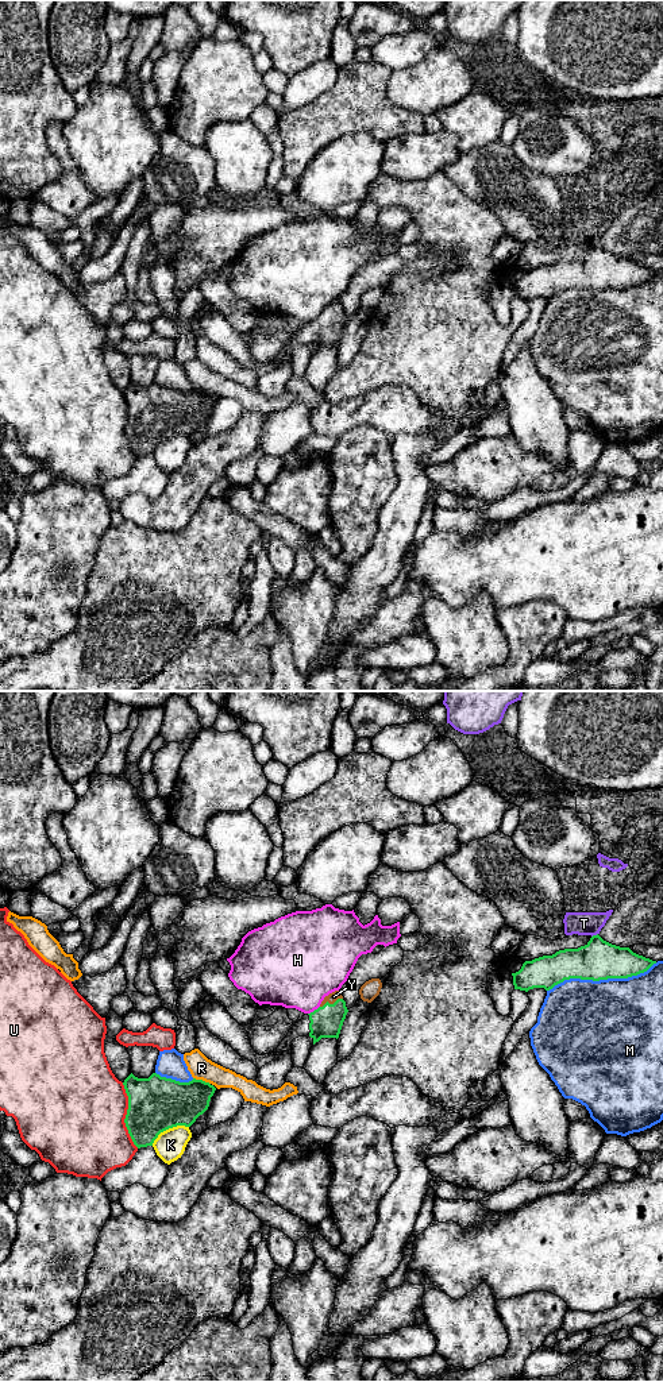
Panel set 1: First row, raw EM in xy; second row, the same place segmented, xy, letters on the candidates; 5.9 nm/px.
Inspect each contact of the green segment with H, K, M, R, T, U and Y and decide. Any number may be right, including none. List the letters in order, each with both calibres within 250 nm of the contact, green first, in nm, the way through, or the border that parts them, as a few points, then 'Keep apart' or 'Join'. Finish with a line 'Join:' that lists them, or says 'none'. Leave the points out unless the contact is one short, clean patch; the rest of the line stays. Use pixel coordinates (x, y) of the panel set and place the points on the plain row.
H: Thickness 190 nm (green) against 440 nm. Keep apart
K: Thickness 320 nm (green) against 180 nm. Keep apart
M: Thickness 240 nm (green) against 480 nm. Keep apart
R: Thickness 300 nm (green) against 140 nm. Keep apart
T: Thickness 240 nm (green) against 140 nm. Boundary: xy (597, 242), (592, 246). Keep apart
U: Thickness 320 nm (green) against 500 nm. Keep apart
Y: Thickness 190 nm (green) against 60 nm. Path across: xy (326, 331), (331, 323), (331, 313), (334, 305). Join
Join: Y

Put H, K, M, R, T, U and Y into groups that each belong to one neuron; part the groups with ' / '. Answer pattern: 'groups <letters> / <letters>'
groups H / K / M / R / T / U / Y

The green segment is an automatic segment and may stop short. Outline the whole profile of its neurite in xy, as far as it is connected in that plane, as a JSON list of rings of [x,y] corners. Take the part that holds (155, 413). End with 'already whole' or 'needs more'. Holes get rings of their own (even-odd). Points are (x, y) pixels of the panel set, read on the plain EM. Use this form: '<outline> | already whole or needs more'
[[[131,382],[123,394],[128,405],[124,432],[138,458],[153,455],[158,444],[169,437],[190,436],[208,418],[216,399],[203,389],[180,391],[157,382],[149,387]]] | already whole

